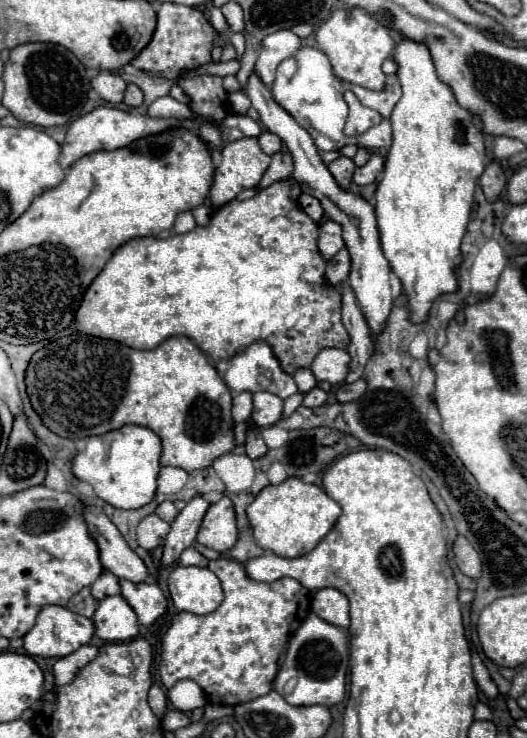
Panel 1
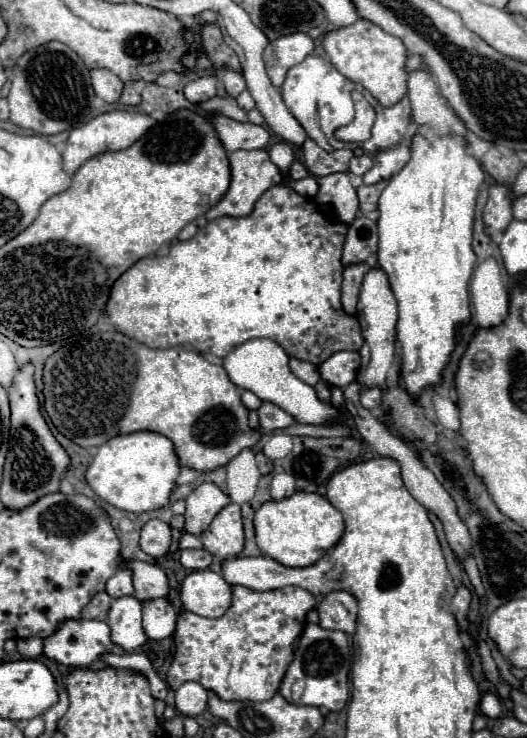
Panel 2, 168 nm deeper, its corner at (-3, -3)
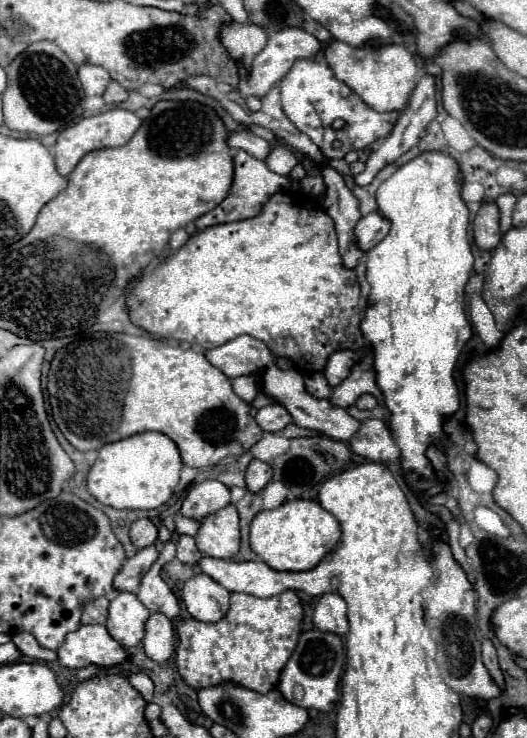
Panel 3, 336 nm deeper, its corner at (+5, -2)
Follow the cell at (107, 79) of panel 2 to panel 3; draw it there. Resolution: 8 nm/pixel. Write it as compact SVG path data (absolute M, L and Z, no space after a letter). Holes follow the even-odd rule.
M81 65L79 67L79 81L87 95L103 95L111 77L103 67L97 65Z

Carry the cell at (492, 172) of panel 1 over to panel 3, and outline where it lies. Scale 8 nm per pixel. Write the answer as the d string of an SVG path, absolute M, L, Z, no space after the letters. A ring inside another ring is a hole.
M495 201L483 203L475 221L473 221L473 237L479 249L495 249L501 241L501 227L499 227L499 209Z

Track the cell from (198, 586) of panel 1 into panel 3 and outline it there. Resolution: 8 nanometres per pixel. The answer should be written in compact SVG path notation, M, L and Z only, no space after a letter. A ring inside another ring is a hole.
M197 573L185 581L181 601L191 617L205 623L215 623L229 609L229 591L211 577L205 577L205 573Z

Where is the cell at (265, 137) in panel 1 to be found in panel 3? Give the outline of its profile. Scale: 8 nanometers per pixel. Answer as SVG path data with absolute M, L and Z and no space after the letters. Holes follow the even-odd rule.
M275 147L275 149L271 149L271 153L269 153L269 157L265 159L265 163L267 163L267 167L273 171L273 173L277 173L277 175L289 175L289 171L297 165L297 159L295 159L295 155L287 149L287 147Z

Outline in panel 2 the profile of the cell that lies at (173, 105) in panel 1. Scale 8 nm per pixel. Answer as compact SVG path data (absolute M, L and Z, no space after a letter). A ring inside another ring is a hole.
M227 116L211 118L215 130L227 152L245 148L245 150L265 150L269 146L269 132L263 126L255 126L249 122L235 122Z

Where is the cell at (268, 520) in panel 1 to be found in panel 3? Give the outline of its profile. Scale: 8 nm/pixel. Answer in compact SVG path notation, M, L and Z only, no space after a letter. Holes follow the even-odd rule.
M293 499L277 509L261 511L251 521L251 549L277 571L307 571L313 569L339 541L339 521L325 511L317 501Z

